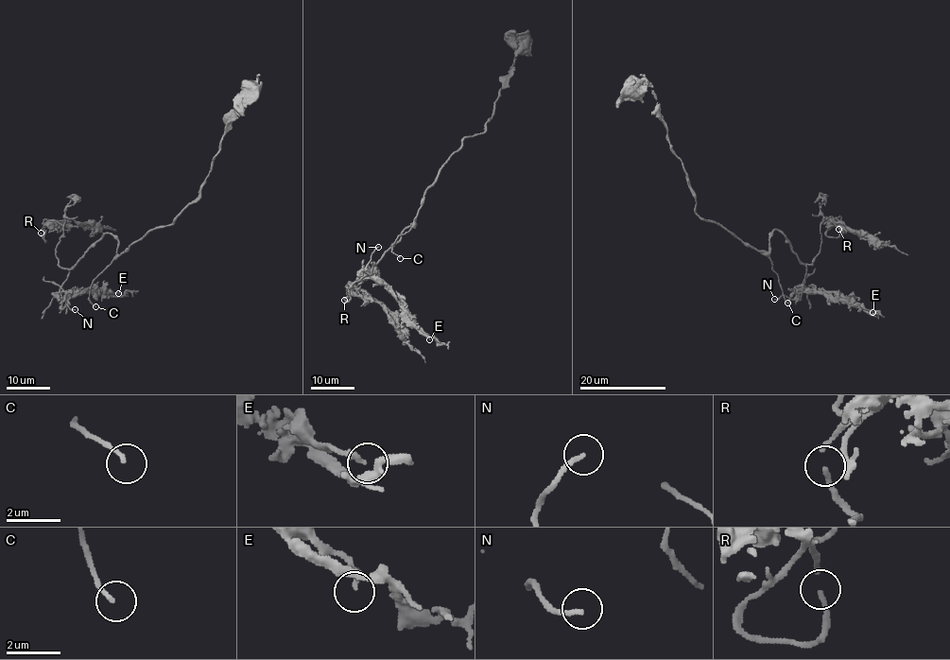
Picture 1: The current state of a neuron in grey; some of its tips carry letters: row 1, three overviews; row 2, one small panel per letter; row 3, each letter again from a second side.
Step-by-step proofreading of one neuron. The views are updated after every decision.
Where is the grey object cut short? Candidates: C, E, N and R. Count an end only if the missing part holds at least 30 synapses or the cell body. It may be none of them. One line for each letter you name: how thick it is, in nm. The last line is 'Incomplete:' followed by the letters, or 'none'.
C: calibre 150 nm
Incomplete: C

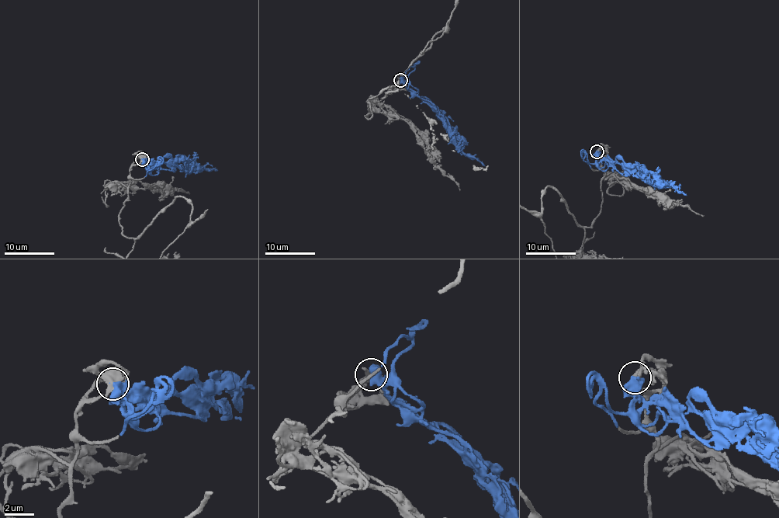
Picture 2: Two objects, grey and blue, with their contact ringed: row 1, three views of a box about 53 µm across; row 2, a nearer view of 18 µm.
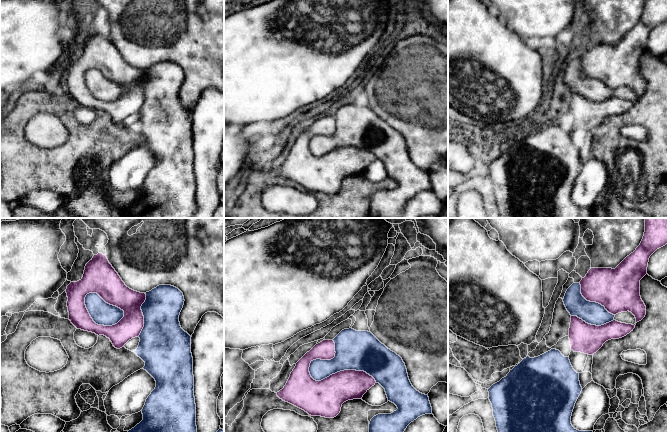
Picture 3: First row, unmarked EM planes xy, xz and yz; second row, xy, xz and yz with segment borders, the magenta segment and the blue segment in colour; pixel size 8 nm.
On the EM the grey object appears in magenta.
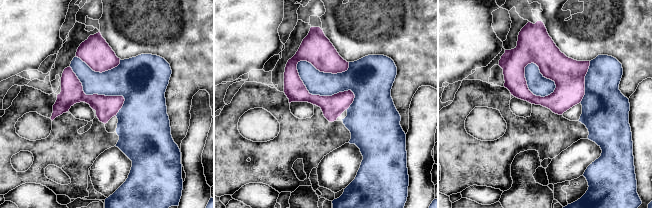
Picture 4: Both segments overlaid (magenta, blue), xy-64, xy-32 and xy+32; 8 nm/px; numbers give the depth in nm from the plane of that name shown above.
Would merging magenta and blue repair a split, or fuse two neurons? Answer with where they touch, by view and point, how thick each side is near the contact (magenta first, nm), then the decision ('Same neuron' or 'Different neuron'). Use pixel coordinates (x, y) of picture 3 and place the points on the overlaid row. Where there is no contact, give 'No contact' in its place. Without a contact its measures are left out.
Touches magenta at xz (338, 372). Thickness 300 nm (magenta) against 320 nm. Same neuron

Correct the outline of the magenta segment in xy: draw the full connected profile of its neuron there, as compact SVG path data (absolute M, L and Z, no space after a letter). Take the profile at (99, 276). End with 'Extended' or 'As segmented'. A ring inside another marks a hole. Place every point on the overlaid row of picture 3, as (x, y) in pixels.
M102 253L93 256L85 266L82 279L71 282L65 291L69 320L77 329L104 335L117 349L124 347L132 338L140 338L135 353L145 362L143 369L155 379L156 387L142 409L143 420L128 432L197 432L191 336L181 328L179 322L185 301L183 293L171 285L159 285L146 293L134 291L125 285Z. Extended

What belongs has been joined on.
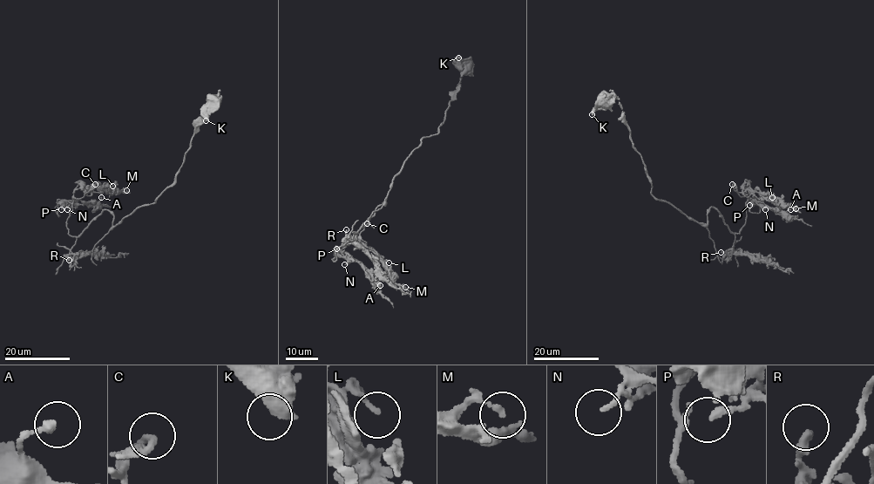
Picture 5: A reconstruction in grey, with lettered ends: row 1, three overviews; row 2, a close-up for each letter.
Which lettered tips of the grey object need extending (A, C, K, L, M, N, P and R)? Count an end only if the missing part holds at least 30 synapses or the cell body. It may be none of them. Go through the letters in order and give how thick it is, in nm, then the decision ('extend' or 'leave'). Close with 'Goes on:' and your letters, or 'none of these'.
A: calibre 260 nm; leave
C: calibre 320 nm; leave
K: calibre 650 nm; leave
L: calibre 140 nm; leave
M: calibre 190 nm; leave
N: calibre 130 nm; leave
P: calibre 320 nm; leave
R: calibre 320 nm; leave
Goes on: none of these

